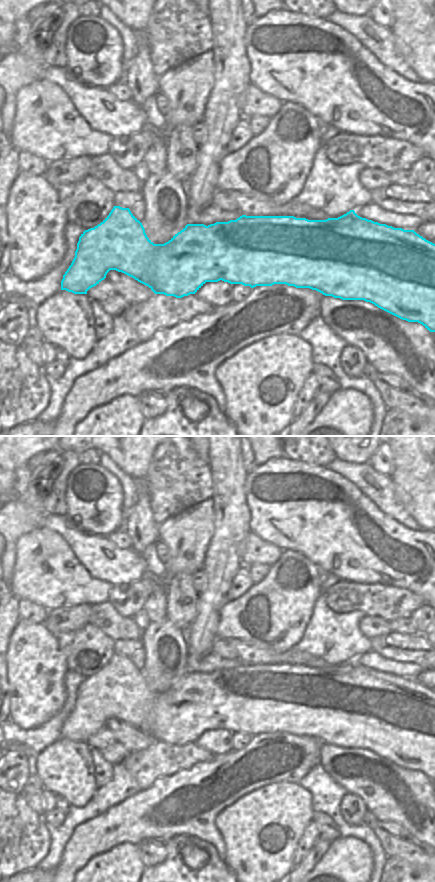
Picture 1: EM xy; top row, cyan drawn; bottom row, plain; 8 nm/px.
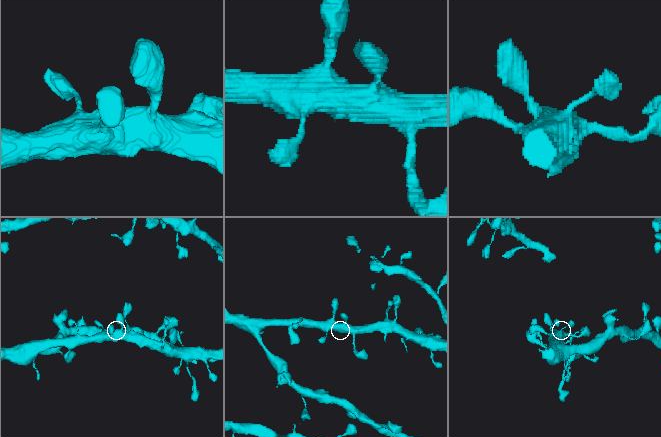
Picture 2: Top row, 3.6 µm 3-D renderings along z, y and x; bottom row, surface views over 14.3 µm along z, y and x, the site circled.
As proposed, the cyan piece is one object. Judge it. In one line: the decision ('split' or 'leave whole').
leave whole

